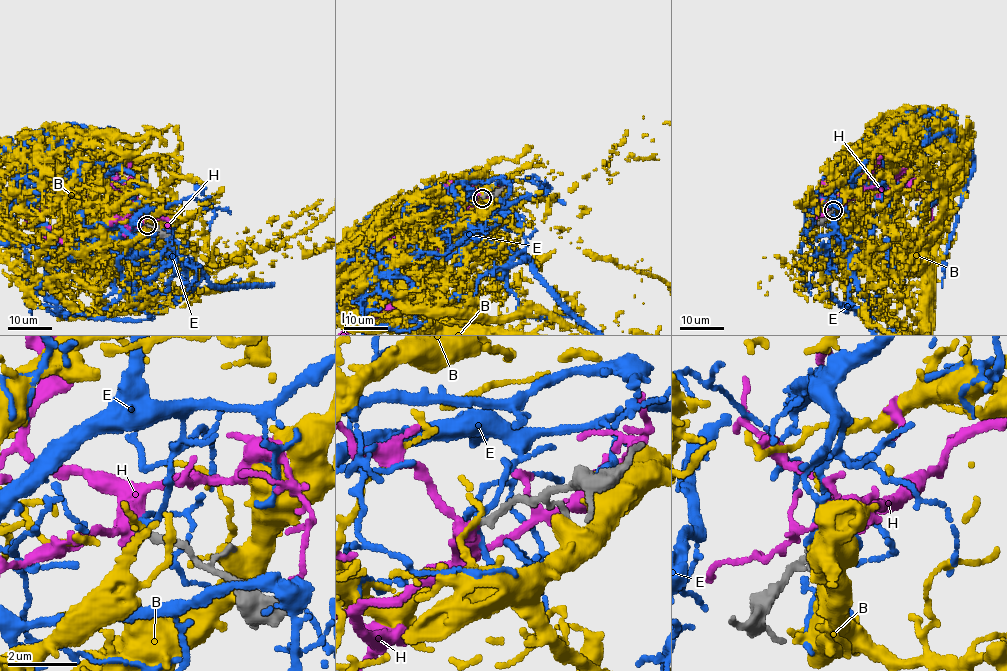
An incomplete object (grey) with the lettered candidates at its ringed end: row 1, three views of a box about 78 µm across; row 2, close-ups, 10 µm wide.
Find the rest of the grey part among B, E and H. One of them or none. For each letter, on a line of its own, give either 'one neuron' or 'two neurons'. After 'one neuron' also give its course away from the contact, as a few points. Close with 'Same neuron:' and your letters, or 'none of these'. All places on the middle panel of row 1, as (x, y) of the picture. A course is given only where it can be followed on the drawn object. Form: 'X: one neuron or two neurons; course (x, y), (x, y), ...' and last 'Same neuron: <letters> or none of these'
B: two neurons
E: two neurons
H: one neuron
Same neuron: H

